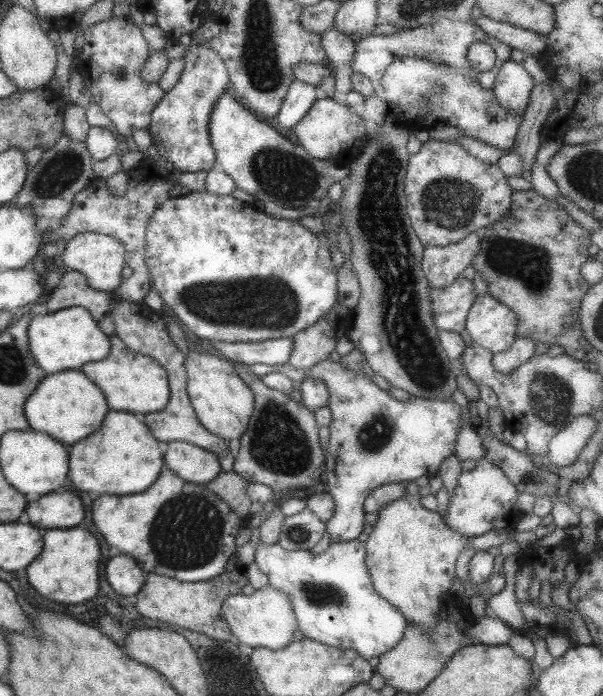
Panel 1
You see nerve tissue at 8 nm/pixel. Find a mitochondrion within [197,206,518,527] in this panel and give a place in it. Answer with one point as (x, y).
(279, 444)

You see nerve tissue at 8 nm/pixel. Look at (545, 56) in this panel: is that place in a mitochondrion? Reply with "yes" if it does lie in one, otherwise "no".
no

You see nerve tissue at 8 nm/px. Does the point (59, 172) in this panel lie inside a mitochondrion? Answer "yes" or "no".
yes

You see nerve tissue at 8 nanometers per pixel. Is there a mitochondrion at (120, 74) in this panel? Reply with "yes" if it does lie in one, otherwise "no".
yes

